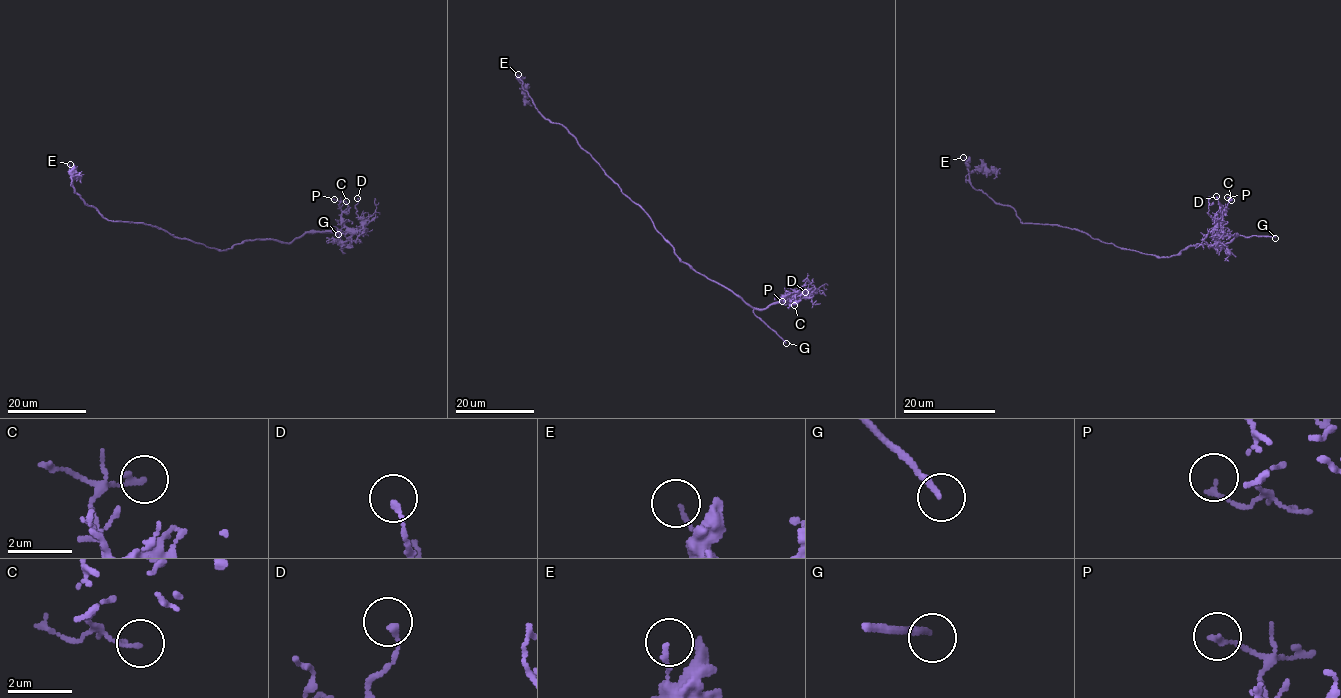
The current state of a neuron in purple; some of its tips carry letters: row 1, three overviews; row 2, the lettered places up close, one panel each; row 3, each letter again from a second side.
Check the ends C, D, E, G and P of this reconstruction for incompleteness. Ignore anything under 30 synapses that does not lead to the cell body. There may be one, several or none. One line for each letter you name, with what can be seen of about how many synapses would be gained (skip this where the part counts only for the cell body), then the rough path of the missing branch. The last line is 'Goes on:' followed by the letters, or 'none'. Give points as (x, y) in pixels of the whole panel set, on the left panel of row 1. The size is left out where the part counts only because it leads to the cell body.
G: (338, 234), (349, 239), (388, 239), (404, 244), (414, 257), (412, 260), (398, 261), (401, 246)
Goes on: G

